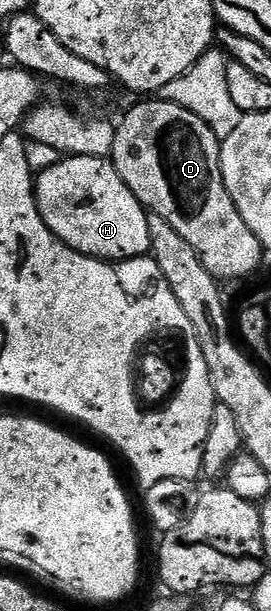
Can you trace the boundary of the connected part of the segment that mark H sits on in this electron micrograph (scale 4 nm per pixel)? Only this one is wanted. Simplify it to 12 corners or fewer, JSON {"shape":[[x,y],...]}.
{"shape":[[58,159],[34,198],[69,249],[150,252],[148,211],[113,160]]}

